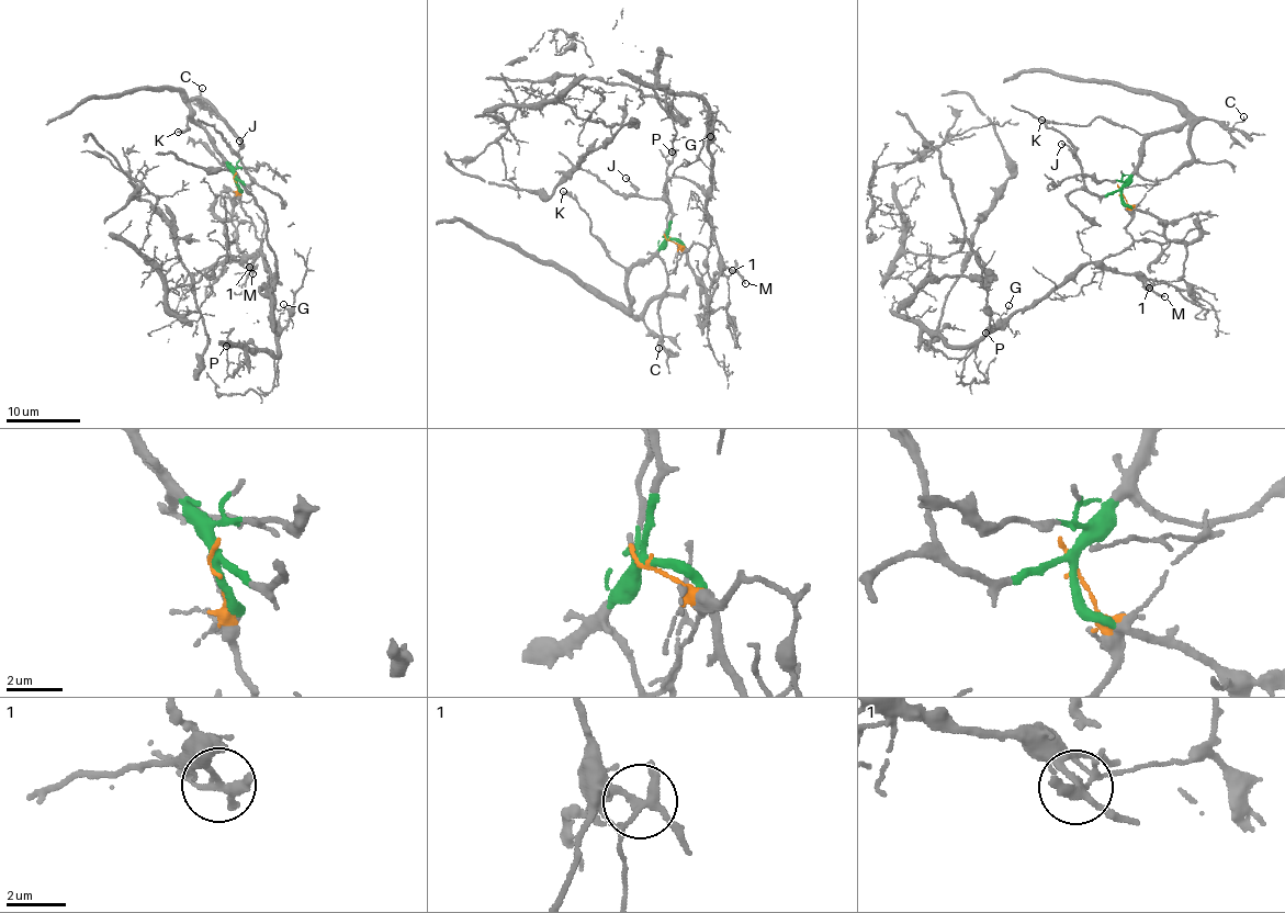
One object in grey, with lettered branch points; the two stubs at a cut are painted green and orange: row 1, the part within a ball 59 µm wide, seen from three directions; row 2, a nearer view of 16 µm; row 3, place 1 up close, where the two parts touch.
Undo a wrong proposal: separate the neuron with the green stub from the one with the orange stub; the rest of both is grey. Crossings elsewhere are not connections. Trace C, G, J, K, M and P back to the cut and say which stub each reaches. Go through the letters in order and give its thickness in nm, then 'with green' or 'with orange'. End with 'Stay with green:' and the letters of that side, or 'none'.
C: 130 nm thick; with green
G: 80 nm thick; with orange
J: 140 nm thick; with green
K: 260 nm thick; with green
M: 200 nm thick; with orange
P: 110 nm thick; with orange
Stay with green: C, J, K

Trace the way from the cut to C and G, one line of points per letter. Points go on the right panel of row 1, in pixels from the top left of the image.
C: (1122, 192), (1151, 135), (1209, 119), (1233, 125), (1244, 120), (1242, 116)
G: (1122, 192), (1130, 222), (1126, 228), (1133, 239), (1129, 245), (1080, 266), (1045, 296), (1001, 318), (1009, 305)

